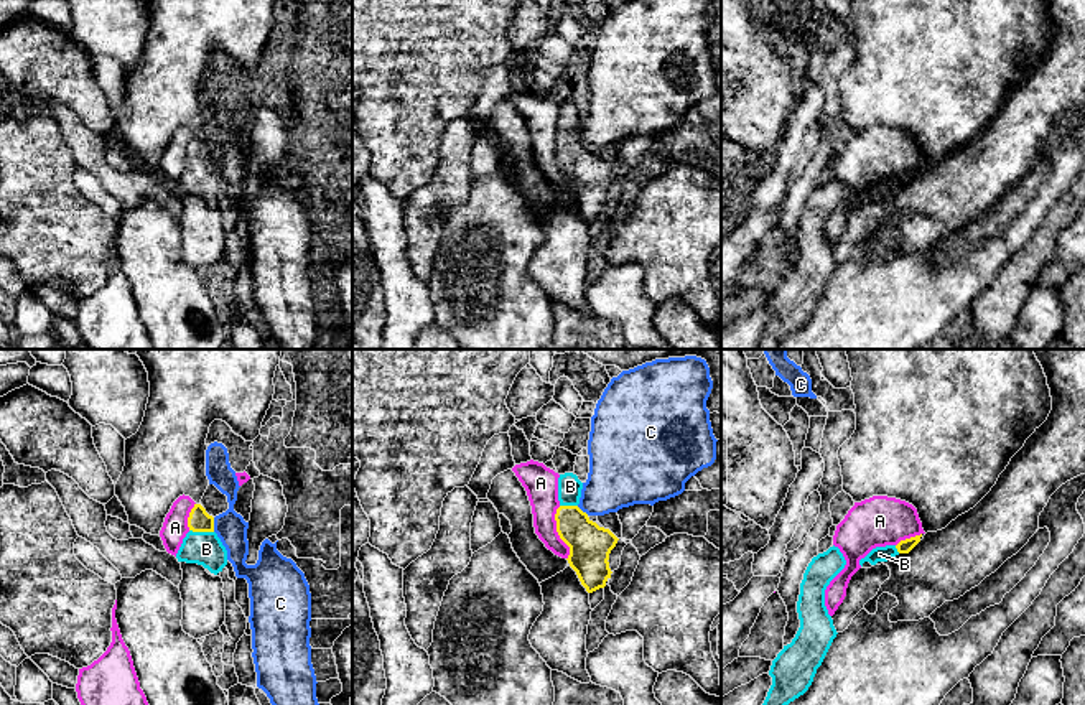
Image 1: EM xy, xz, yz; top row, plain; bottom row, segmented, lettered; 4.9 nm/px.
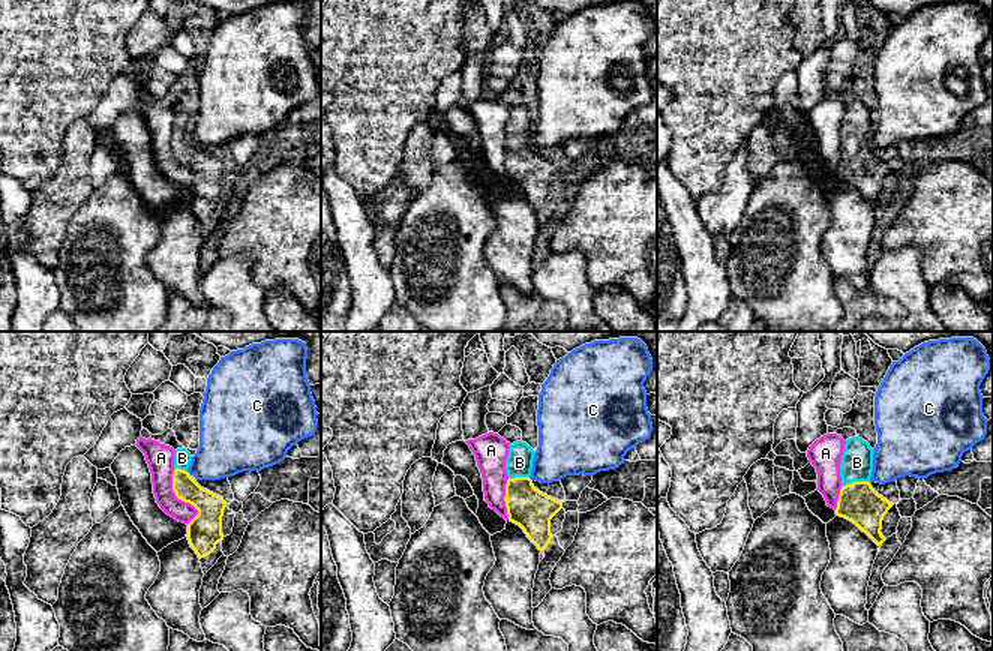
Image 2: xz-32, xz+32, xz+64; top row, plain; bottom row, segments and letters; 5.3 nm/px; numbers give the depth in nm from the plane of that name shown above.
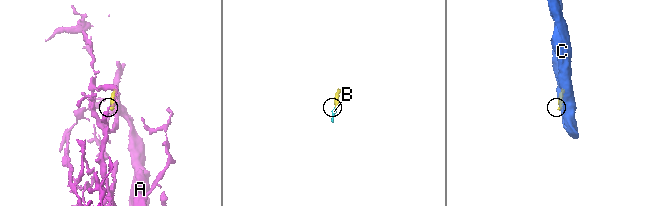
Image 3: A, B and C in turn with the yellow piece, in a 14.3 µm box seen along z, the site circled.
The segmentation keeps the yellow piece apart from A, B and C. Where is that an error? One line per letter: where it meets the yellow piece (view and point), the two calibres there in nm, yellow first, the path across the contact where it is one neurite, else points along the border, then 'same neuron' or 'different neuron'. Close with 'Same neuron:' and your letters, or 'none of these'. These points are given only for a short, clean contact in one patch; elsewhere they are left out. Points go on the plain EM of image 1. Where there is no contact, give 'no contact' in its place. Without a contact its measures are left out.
A: meets yellow in xz at (557, 162); 200 nm thick on the yellow side, 160 nm on the other; different neuron
B: meets yellow in xy at (201, 162); 110 nm thick on the yellow side, 160 nm on the other; runs through xy (200, 152), (201, 162), (201, 175), (206, 180); same neuron
C: meets yellow in xy at (213, 155); 110 nm thick on the yellow side, 150 nm on the other; border along xy (213, 149), (214, 162); different neuron
Same neuron: B

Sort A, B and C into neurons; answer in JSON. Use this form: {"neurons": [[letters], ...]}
{"neurons": [["A"], ["B"], ["C"]]}

